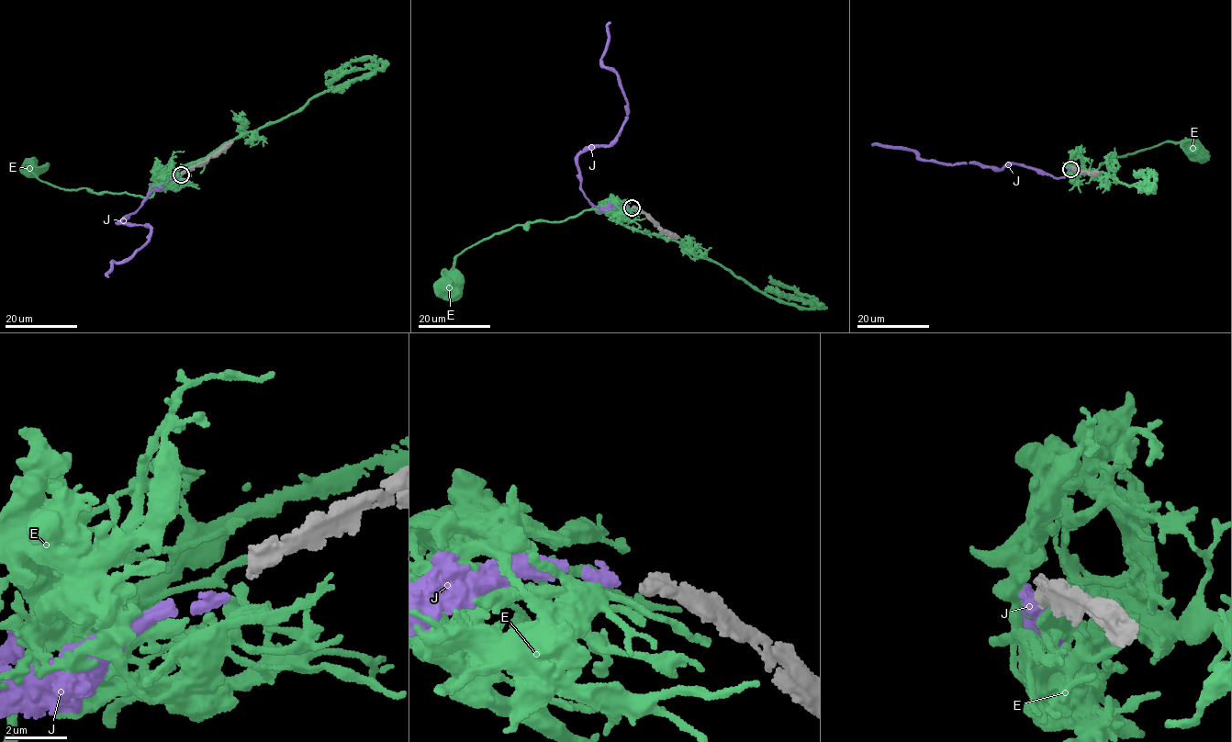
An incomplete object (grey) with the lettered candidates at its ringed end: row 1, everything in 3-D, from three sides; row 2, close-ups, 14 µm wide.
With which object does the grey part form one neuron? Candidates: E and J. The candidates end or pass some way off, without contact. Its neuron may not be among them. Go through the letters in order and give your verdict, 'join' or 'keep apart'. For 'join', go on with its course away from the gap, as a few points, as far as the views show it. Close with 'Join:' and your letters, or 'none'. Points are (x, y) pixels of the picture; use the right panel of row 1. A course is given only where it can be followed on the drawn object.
E: keep apart
J: join | via (1070, 170), (1074, 172), (1059, 177), (1013, 163), (1002, 169), (948, 164), (919, 158), (912, 150), (871, 144)
Join: J

